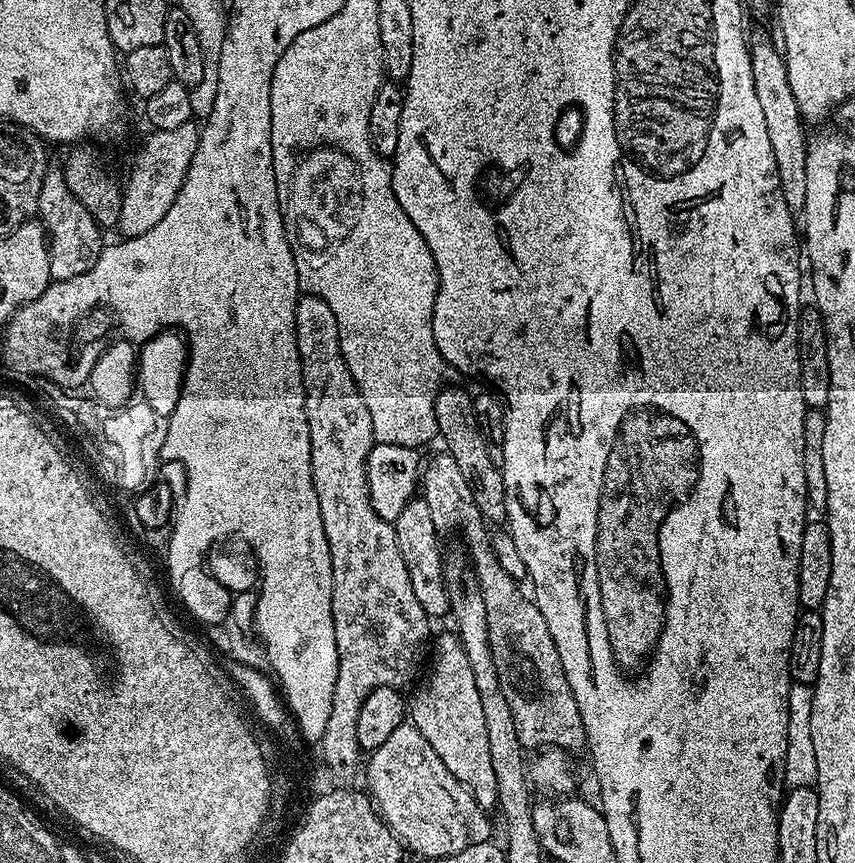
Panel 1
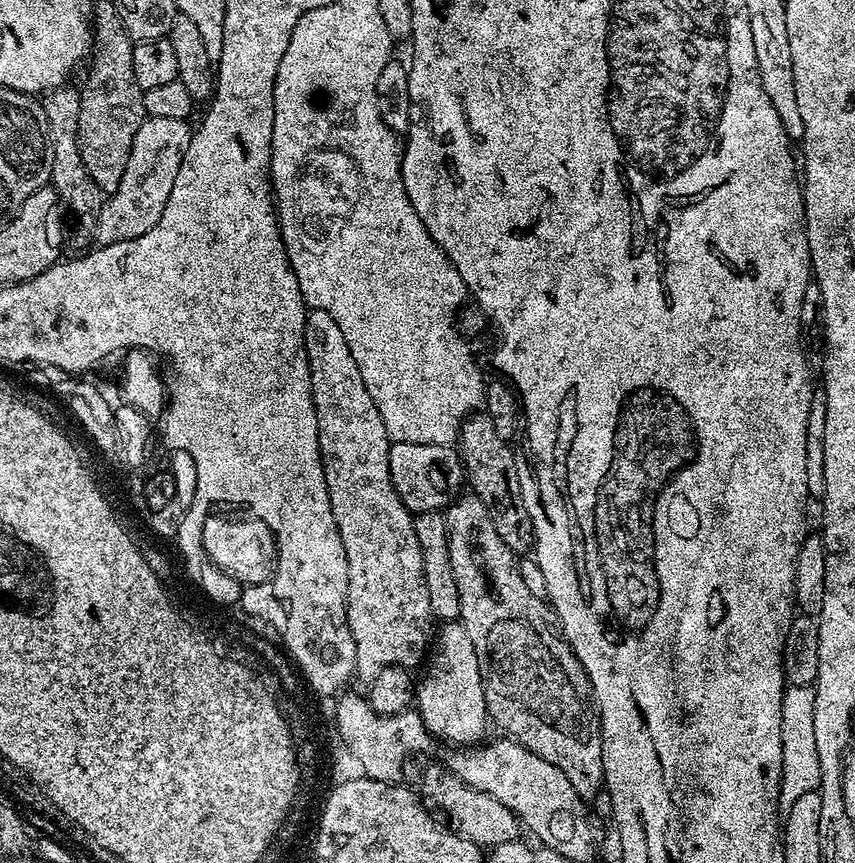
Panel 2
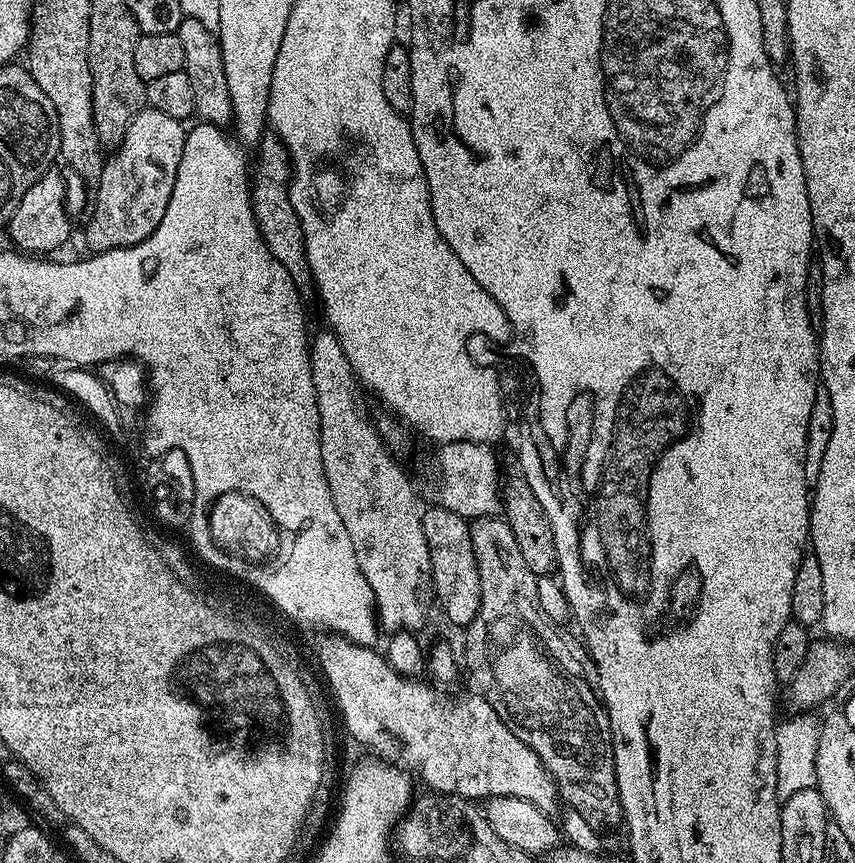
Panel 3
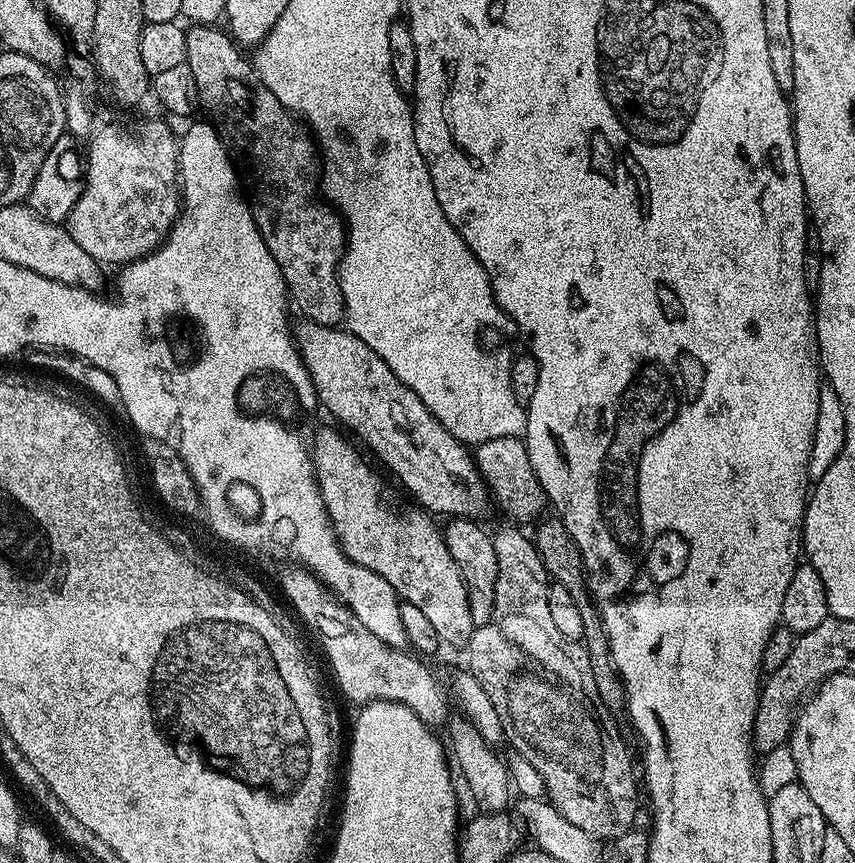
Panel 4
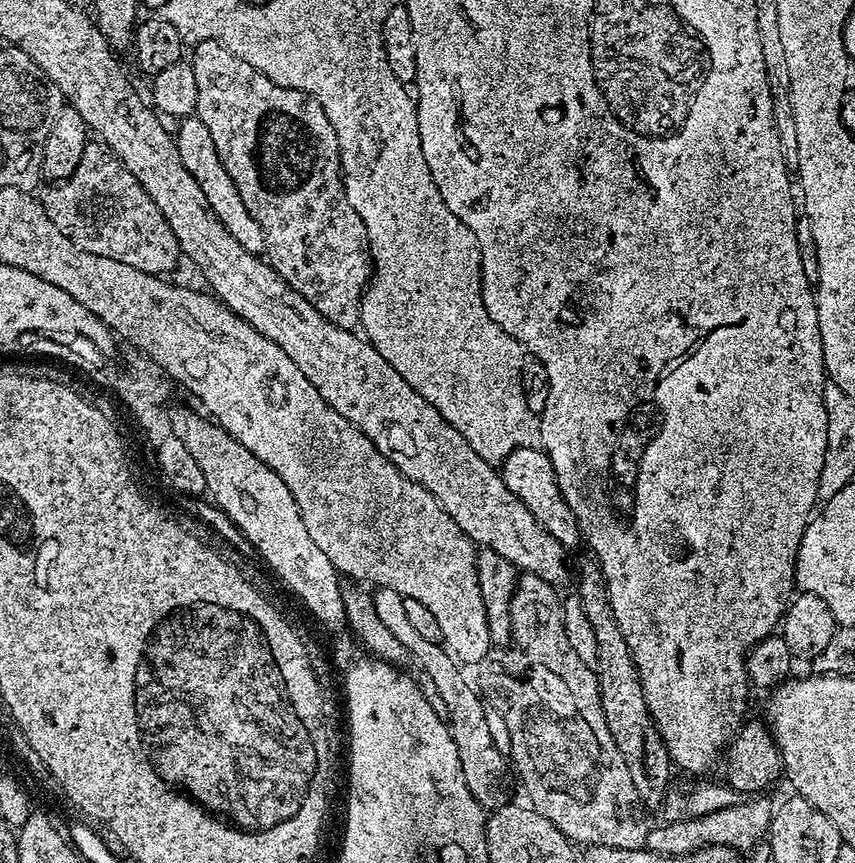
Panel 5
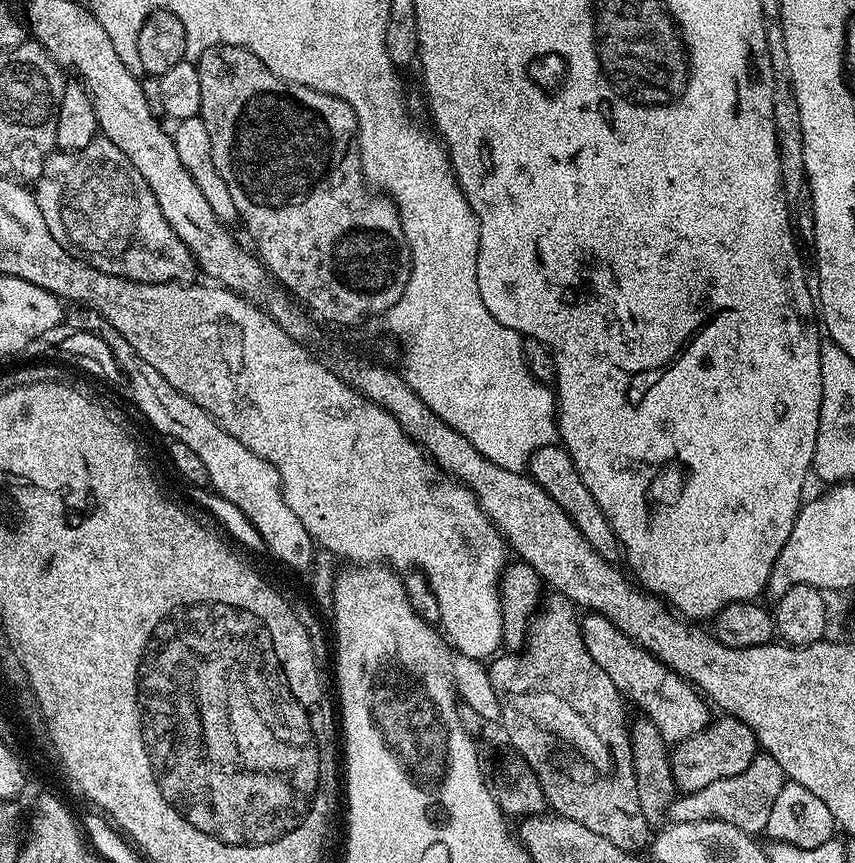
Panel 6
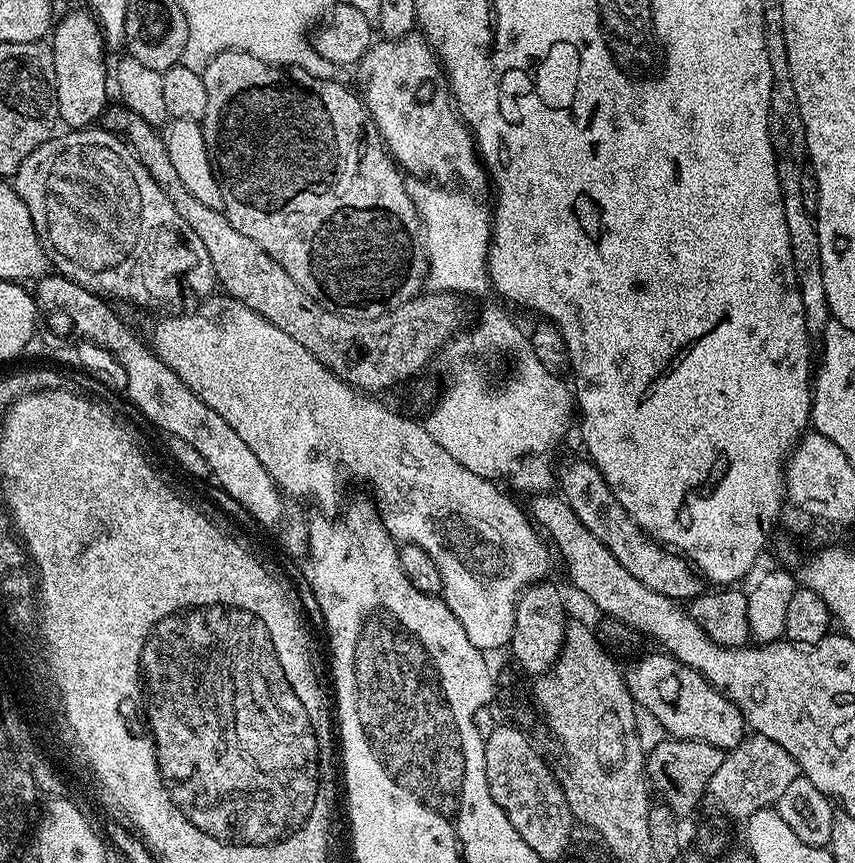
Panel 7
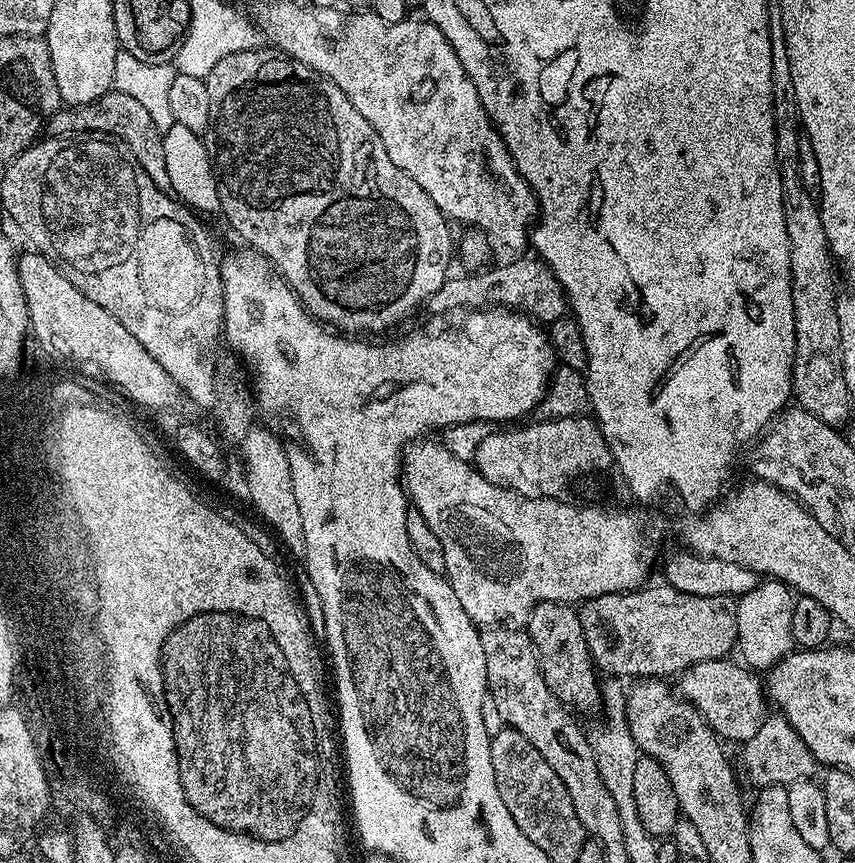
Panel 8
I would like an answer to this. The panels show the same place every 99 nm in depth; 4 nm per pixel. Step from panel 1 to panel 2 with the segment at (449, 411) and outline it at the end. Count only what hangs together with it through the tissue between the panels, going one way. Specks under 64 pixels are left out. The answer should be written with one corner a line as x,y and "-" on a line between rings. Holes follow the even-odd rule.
483,411
473,412
462,422
458,451
460,461
464,463
464,474
470,485
471,495
479,498
482,506
486,506
490,522
494,522
494,530
498,530
502,542
506,542
512,552
528,554
534,548
534,520
533,517
528,517
527,510
516,504
515,498
512,497
512,492
520,488
520,468
516,465
512,446
509,441
498,438
494,422
490,422
490,418

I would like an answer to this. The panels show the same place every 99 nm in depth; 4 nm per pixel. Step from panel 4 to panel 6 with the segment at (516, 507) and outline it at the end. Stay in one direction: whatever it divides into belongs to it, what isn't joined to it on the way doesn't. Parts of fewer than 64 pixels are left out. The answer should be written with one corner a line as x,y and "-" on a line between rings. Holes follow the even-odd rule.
556,442
542,446
529,458
526,472
534,482
538,482
538,486
542,486
542,490
546,490
546,494
550,494
550,498
554,498
554,502
558,502
558,506
562,506
562,510
576,523
578,530
582,530
586,542
590,542
590,546
594,546
600,556
611,561
617,559
618,545
614,530
602,514
598,502
594,502
594,494
586,490
586,482
582,482
570,454
564,447

